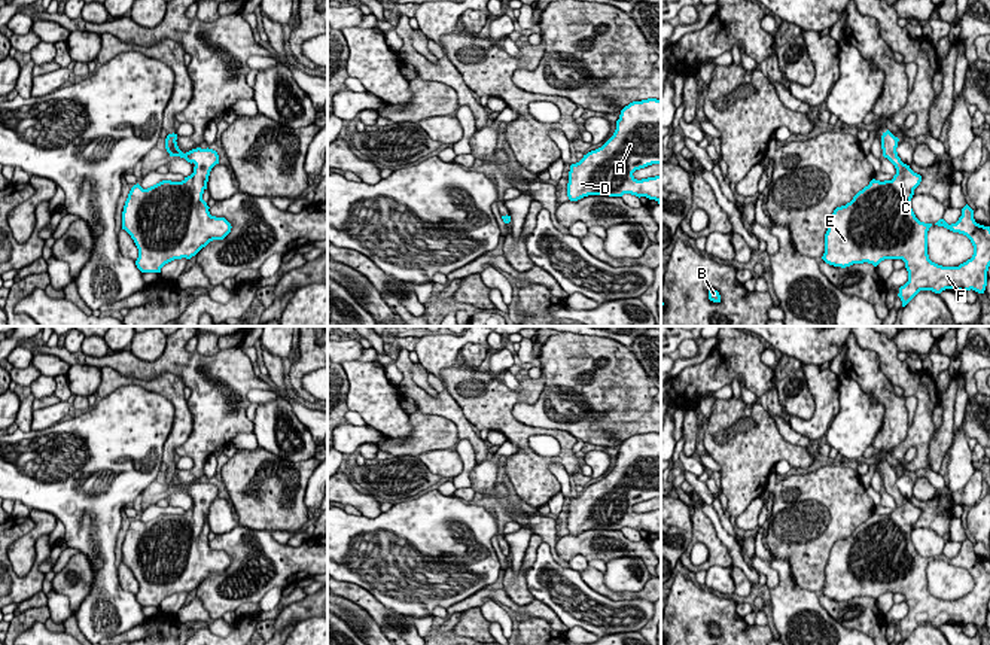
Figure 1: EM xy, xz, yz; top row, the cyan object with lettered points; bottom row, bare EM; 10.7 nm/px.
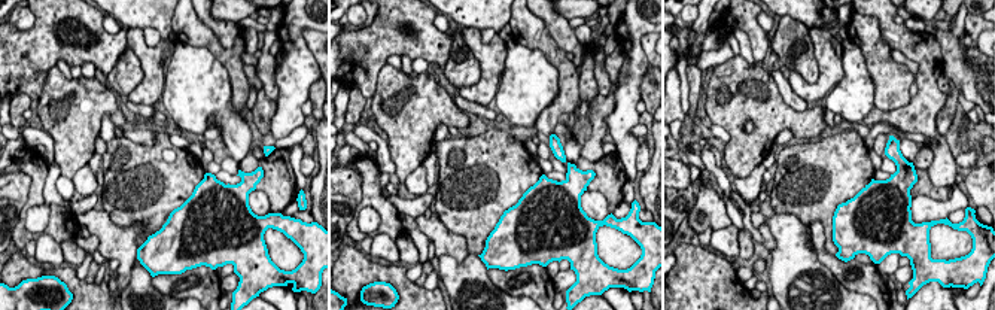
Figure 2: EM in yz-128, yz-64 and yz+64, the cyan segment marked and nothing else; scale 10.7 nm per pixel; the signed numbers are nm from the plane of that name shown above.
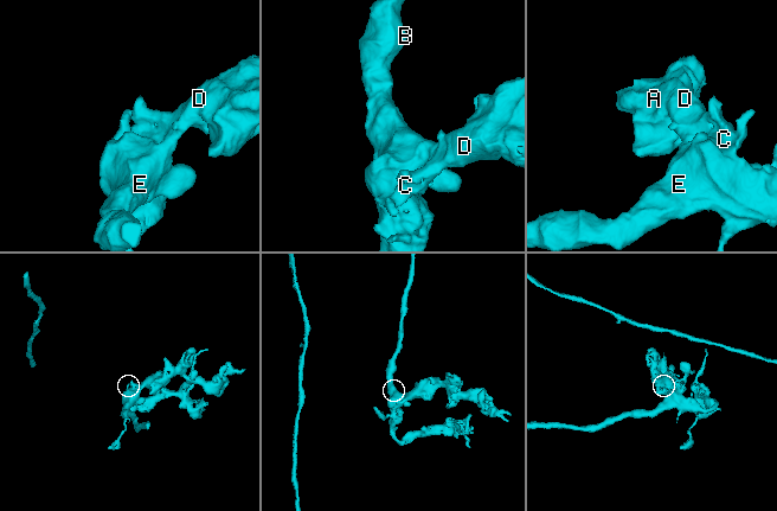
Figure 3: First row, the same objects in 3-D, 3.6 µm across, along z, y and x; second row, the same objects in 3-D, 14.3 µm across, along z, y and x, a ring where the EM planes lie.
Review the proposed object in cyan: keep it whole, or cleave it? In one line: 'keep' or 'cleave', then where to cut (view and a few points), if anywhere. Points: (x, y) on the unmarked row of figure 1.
keep | no cut

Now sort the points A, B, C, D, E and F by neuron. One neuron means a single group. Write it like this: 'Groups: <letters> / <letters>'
Groups: A B C D E F

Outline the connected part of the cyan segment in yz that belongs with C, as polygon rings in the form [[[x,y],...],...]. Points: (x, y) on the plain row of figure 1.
[[[889,463],[881,469],[883,490],[896,502],[892,514],[872,512],[850,536],[837,541],[825,568],[822,593],[834,600],[872,597],[884,593],[902,593],[908,615],[898,630],[905,641],[920,624],[941,627],[945,623],[984,627],[990,600],[990,560],[975,556],[974,544],[966,538],[956,557],[939,553],[935,559],[966,569],[974,588],[959,600],[942,600],[929,593],[927,565],[932,557],[920,556],[911,532],[922,509],[898,490],[899,472]]]

